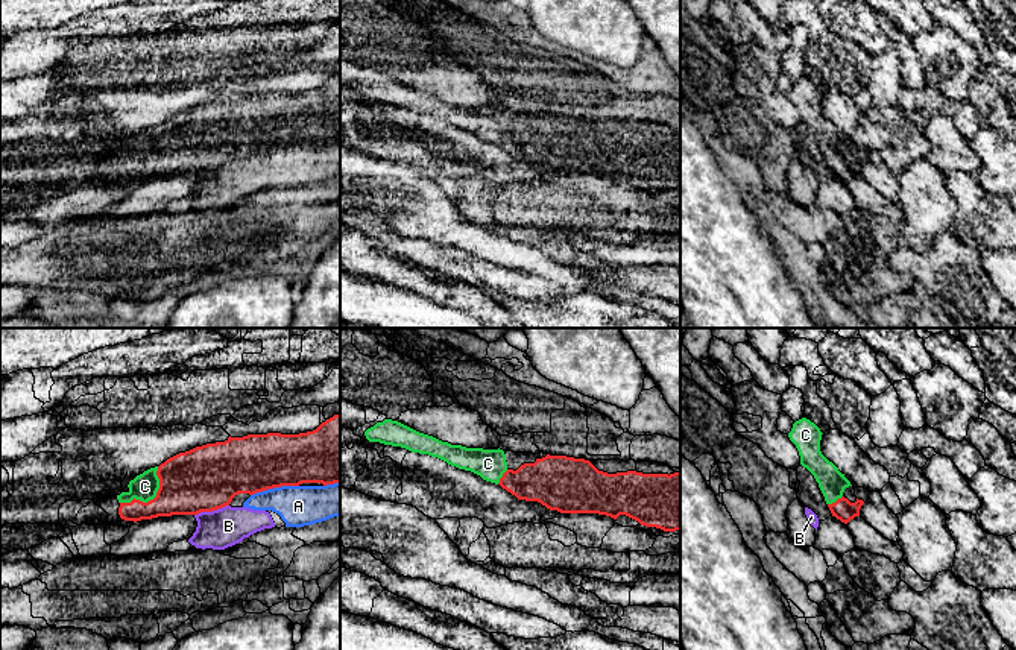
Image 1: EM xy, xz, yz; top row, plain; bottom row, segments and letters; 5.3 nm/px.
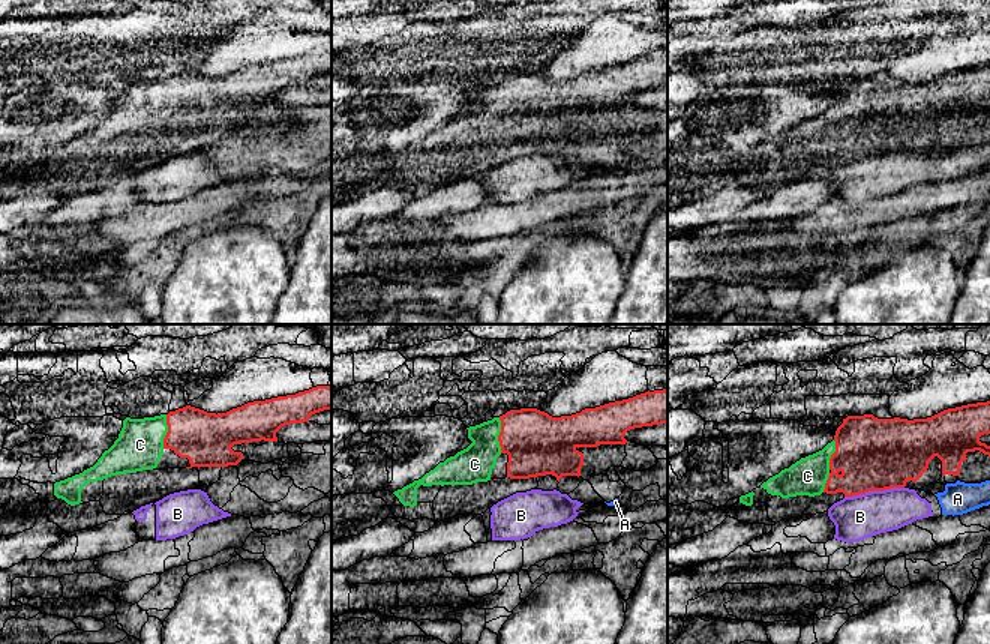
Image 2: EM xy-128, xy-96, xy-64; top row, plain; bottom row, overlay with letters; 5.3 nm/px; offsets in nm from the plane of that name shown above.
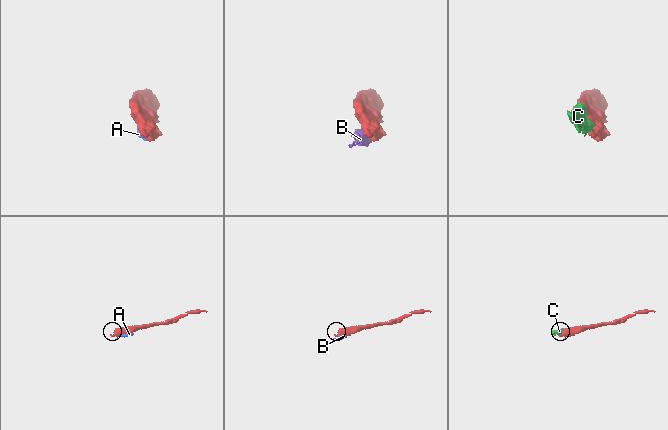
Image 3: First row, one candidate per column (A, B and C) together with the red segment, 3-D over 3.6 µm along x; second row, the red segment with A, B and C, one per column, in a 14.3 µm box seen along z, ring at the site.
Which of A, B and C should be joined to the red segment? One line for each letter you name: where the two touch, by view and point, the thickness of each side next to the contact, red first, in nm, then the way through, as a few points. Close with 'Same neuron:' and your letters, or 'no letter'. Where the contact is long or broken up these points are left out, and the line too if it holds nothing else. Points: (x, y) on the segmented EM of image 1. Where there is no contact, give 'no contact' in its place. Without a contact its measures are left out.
C: contact xy (154, 498); calibres 320 and 140 nm
Same neuron: C

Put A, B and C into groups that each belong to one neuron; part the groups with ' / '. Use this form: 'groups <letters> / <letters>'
groups A B / C

